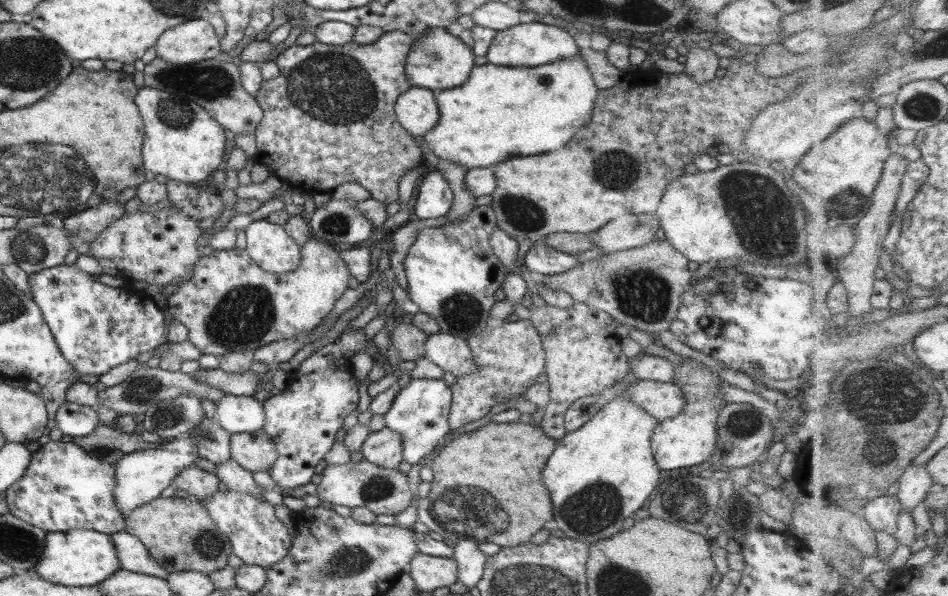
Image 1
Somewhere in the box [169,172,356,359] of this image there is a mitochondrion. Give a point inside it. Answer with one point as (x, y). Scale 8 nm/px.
(245, 314)

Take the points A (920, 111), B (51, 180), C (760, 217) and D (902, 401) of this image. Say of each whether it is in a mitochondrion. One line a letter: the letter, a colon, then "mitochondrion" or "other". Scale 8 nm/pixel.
A: mitochondrion
B: mitochondrion
C: mitochondrion
D: mitochondrion

